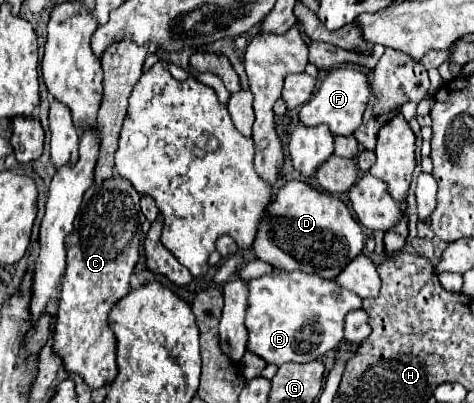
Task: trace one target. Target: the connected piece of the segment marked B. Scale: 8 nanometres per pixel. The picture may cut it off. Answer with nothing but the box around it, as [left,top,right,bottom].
[244,267,362,367]

